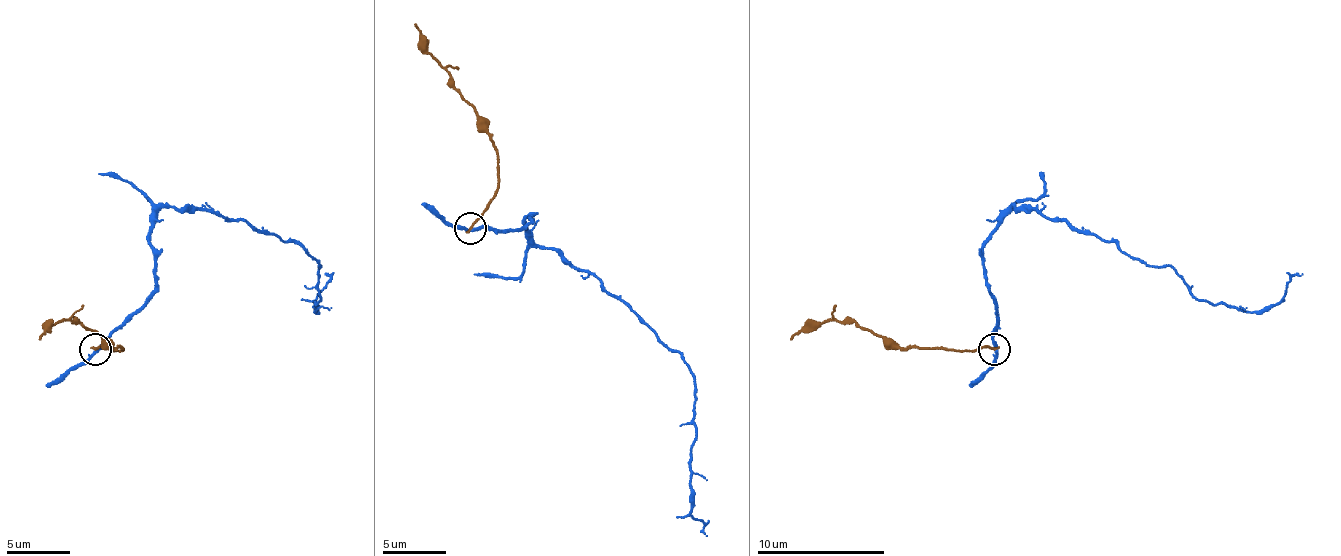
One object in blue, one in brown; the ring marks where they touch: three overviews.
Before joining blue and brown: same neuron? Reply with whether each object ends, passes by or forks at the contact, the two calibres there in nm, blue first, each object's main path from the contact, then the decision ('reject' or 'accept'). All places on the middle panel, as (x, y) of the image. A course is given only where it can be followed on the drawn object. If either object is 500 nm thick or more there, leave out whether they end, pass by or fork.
blue passes by | brown ends | 280/220 nm | blue via (469, 227), (521, 230), (527, 217), (540, 246), (559, 249), (674, 348), (693, 377), (690, 514), (706, 536) | brown via (469, 227), (498, 185), (498, 150), (485, 122), (434, 55), (415, 23) | reject

